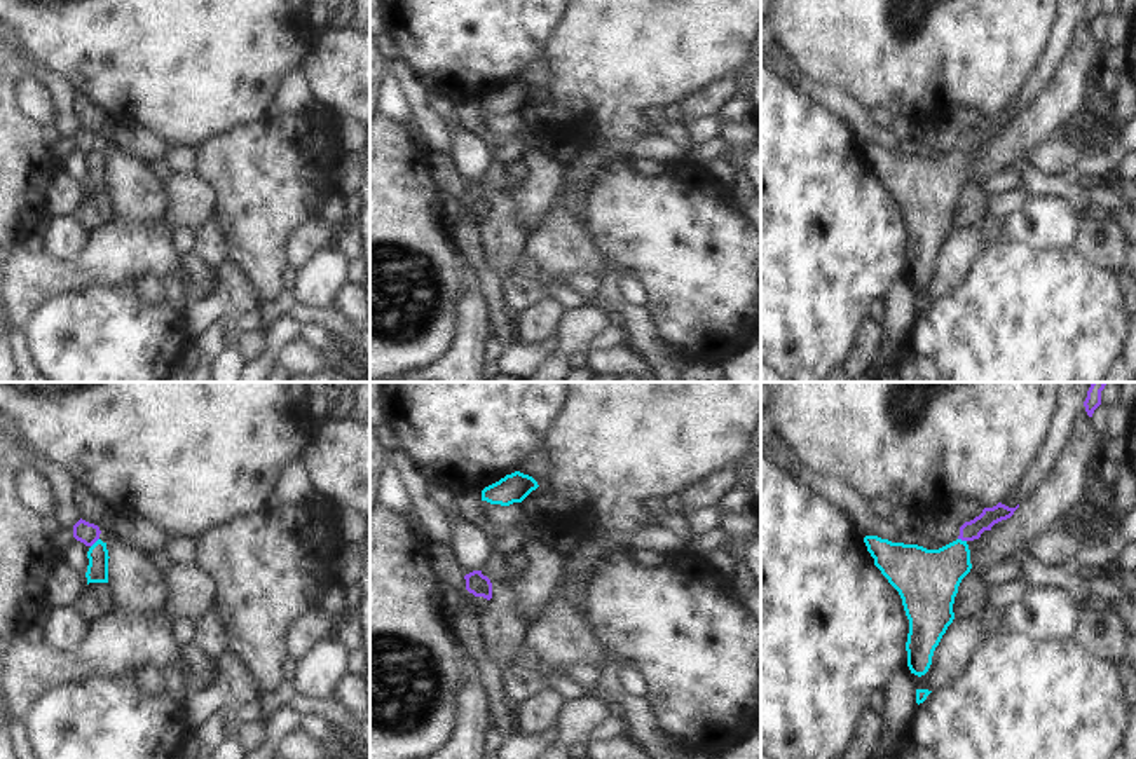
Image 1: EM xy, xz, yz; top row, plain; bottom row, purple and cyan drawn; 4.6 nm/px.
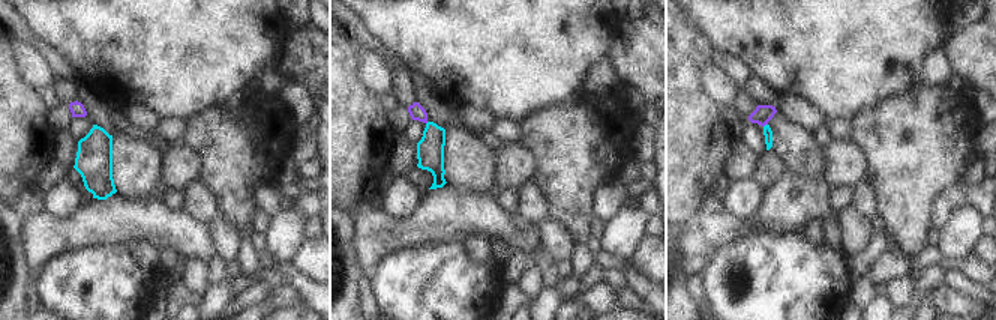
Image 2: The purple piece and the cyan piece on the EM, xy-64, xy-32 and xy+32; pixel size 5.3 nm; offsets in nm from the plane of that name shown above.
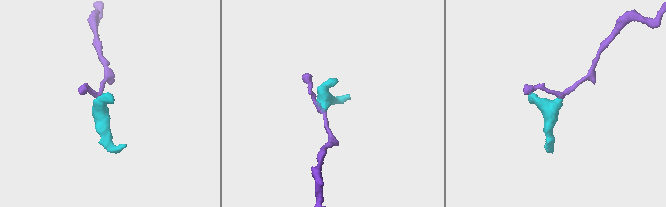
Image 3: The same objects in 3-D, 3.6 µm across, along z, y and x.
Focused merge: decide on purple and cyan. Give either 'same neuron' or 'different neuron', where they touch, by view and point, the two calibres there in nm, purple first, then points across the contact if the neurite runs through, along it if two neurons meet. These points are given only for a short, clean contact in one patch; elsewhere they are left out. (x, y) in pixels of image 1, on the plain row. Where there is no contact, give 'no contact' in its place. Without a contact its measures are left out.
different neuron; meets purple in xy at (95, 150); 100 nm thick on the purple side, 100 nm on the other; border along xy (98, 147), (91, 156)

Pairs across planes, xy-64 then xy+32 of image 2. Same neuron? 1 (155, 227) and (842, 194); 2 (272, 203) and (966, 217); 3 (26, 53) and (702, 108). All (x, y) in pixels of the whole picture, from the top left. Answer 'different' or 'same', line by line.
1: different
2: different
3: different

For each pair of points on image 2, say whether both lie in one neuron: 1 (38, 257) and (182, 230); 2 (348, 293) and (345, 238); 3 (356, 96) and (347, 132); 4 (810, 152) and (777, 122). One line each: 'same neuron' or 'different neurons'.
1: same neuron
2: same neuron
3: same neuron
4: same neuron

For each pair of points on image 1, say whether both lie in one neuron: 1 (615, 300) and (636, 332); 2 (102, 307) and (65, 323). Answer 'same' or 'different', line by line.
1: same
2: same

